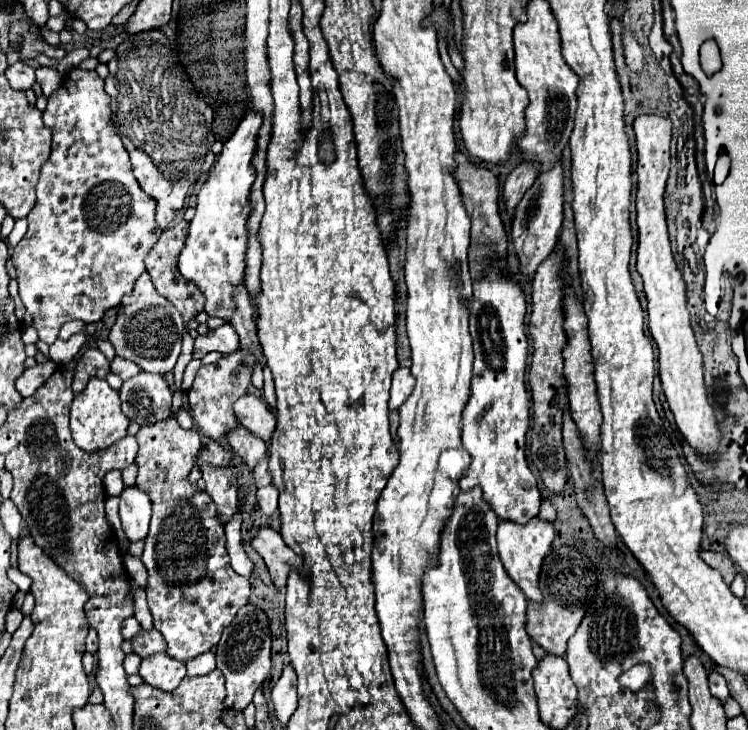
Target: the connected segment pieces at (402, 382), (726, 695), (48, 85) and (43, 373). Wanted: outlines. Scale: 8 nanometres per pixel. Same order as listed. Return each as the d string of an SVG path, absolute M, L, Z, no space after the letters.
M399 367L393 373L393 385L391 385L391 399L389 399L389 407L397 409L401 407L401 403L405 403L405 399L411 395L413 391L413 375L407 367Z
M711 671L709 673L709 689L711 689L711 695L717 697L723 705L727 699L731 699L731 693L729 693L729 687L725 683L725 677L717 671Z
M37 67L35 75L37 75L37 83L41 85L45 97L49 97L61 85L61 73L53 67Z
M51 359L41 363L41 365L35 365L31 369L25 369L23 375L15 383L21 397L31 397L41 387L41 383L45 383L53 375L55 369L57 369L57 363L53 363Z

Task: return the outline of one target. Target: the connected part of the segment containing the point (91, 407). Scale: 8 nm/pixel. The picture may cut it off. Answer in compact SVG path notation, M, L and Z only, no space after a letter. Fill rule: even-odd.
M91 379L85 391L81 391L81 395L75 395L71 405L71 433L73 441L83 451L99 451L117 443L127 435L127 427L129 419L125 419L125 415L121 413L119 393L111 389L105 379Z

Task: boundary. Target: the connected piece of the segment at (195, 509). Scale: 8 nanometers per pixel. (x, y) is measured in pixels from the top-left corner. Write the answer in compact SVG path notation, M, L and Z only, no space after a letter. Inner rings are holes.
M167 417L153 425L143 425L135 439L139 443L137 485L145 489L153 501L151 527L149 535L145 537L145 549L141 555L141 561L149 571L145 589L147 603L155 629L161 631L167 641L167 655L185 663L219 643L221 631L233 621L239 607L247 603L251 585L245 577L237 575L229 563L229 555L225 551L225 531L215 519L217 509L213 507L213 501L209 501L203 491L187 481L187 475L193 469L193 455L197 455L201 449L199 433L195 429L185 431L175 417Z

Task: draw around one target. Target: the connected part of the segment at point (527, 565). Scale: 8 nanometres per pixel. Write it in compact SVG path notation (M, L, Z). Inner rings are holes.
M539 517L529 519L527 523L515 523L515 521L499 521L497 527L497 549L499 549L499 557L509 573L509 577L521 587L521 591L525 593L527 599L531 601L541 601L541 591L539 591L539 571L541 571L541 563L543 557L549 553L551 541L555 537L553 525L549 521L543 521Z

